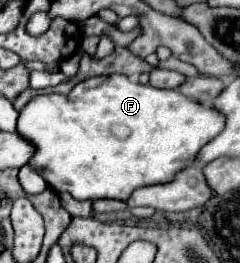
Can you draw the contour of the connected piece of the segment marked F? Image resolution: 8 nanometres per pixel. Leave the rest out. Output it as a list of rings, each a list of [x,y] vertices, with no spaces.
[[[110,74],[110,76],[92,76],[80,84],[74,86],[74,90],[70,90],[68,96],[64,94],[38,94],[34,96],[22,110],[20,110],[20,116],[18,116],[18,122],[16,122],[16,132],[22,134],[22,138],[26,138],[32,146],[34,146],[34,158],[30,158],[28,166],[38,170],[42,174],[42,178],[46,180],[46,184],[56,192],[56,194],[64,194],[68,192],[72,198],[76,200],[100,200],[100,198],[114,198],[114,200],[128,200],[130,194],[136,190],[136,188],[142,188],[142,186],[150,186],[150,184],[162,184],[162,182],[170,182],[170,178],[174,178],[174,174],[178,170],[182,170],[184,166],[192,164],[194,156],[198,154],[198,150],[210,142],[216,134],[220,134],[224,126],[224,118],[222,114],[214,112],[212,108],[204,108],[200,106],[198,102],[182,96],[178,90],[160,90],[160,88],[154,88],[150,84],[138,84],[138,82],[132,82],[128,76],[122,76],[122,74]]]

